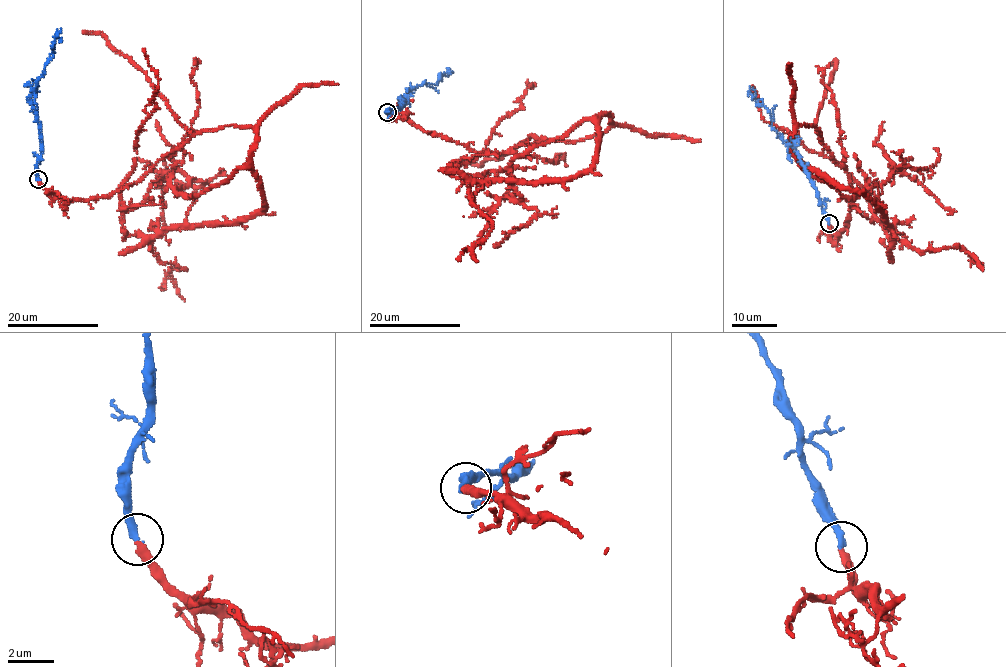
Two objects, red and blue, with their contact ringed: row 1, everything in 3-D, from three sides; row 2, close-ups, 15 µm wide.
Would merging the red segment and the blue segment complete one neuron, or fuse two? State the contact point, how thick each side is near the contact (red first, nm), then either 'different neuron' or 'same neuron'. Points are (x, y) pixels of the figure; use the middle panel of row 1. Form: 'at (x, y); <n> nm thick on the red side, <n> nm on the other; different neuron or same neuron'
at (387, 112); 340 nm thick on the red side, 300 nm on the other; same neuron

